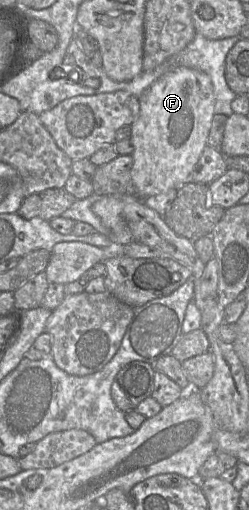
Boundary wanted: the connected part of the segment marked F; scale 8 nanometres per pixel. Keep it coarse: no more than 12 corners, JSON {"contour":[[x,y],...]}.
{"contour":[[178,67],[140,97],[131,179],[179,189],[208,145],[210,77]]}

